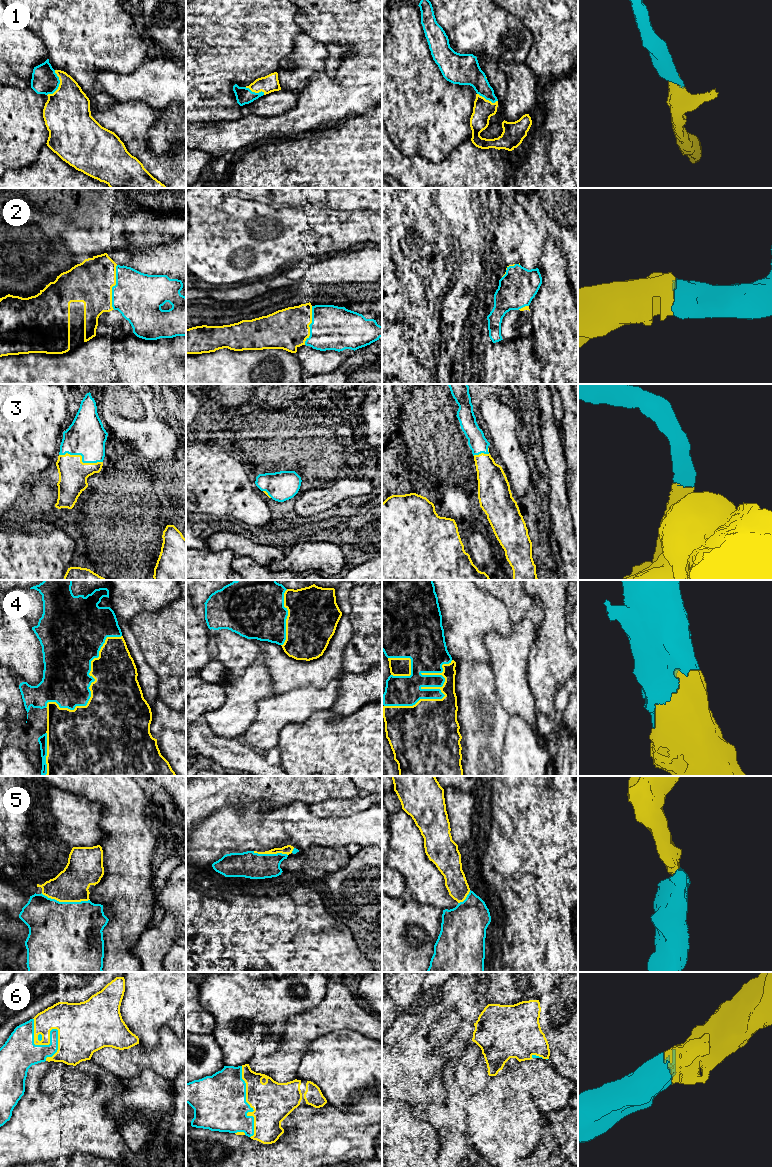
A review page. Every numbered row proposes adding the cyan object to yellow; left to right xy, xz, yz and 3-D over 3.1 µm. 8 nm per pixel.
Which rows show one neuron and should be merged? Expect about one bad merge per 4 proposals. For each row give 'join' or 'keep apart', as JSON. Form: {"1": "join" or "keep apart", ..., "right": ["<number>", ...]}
{"1": "join", "2": "join", "3": "join", "4": "join", "5": "join", "6": "join", "right": ["1", "2", "3", "4", "5", "6"]}

